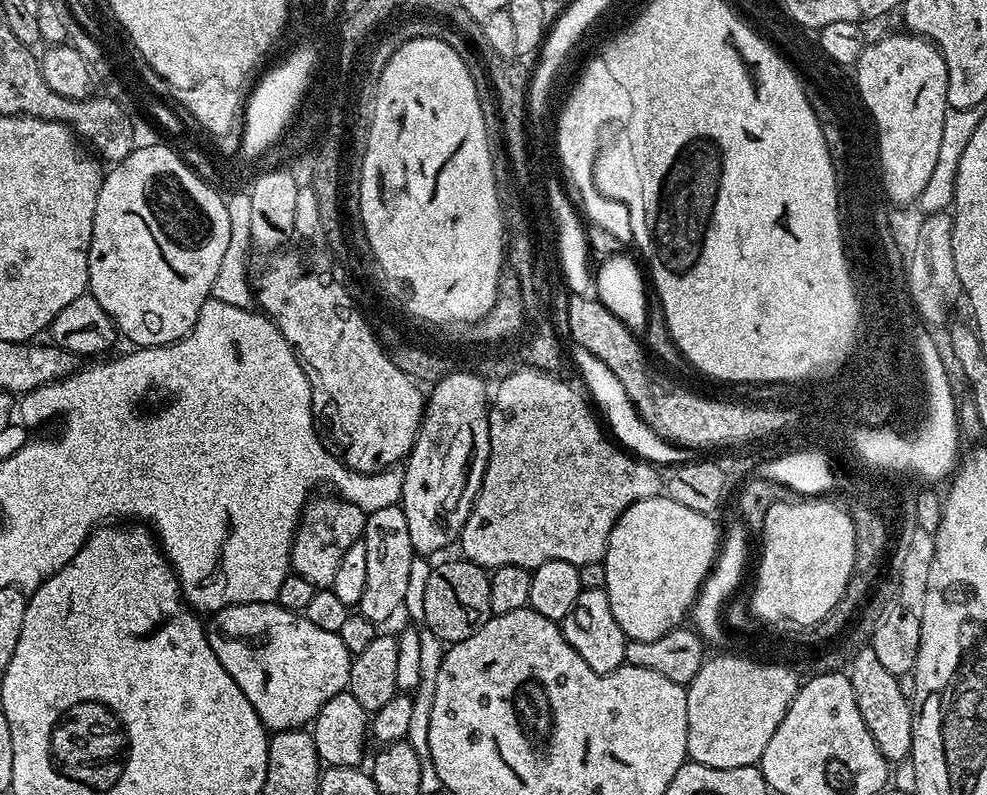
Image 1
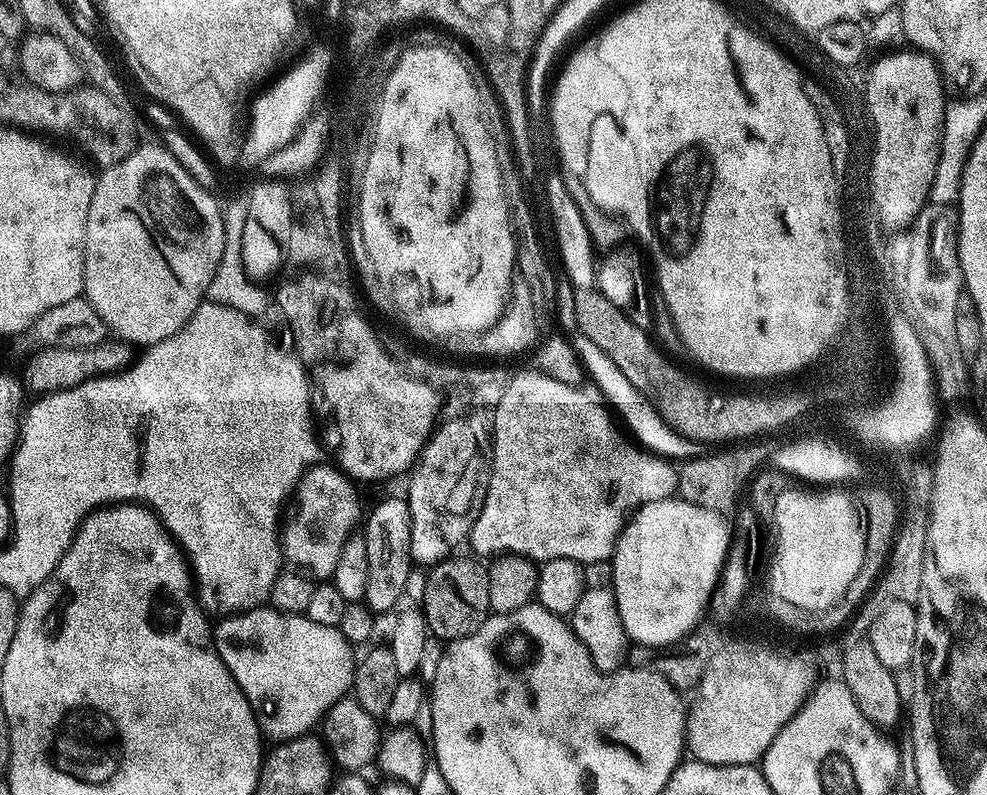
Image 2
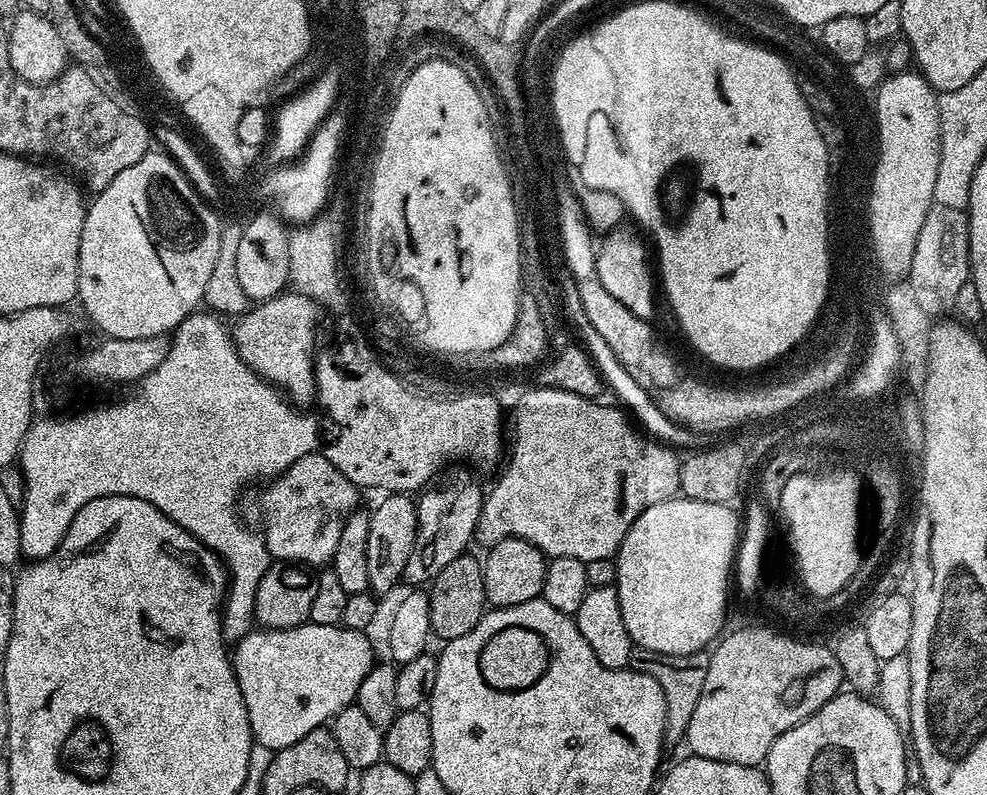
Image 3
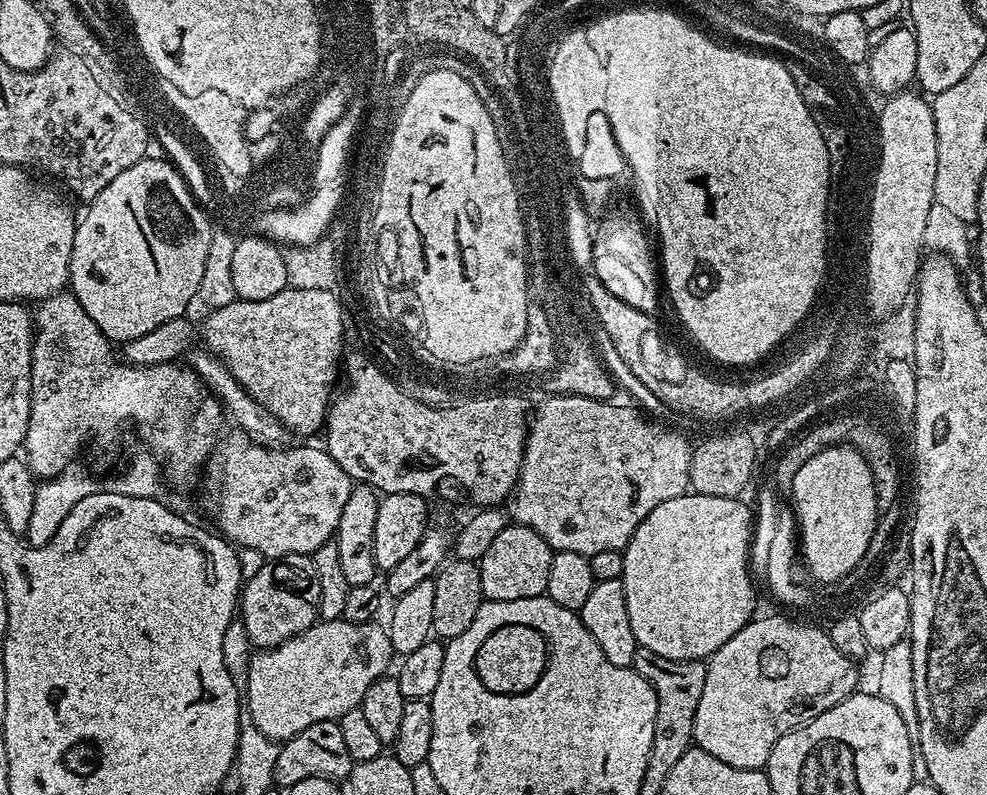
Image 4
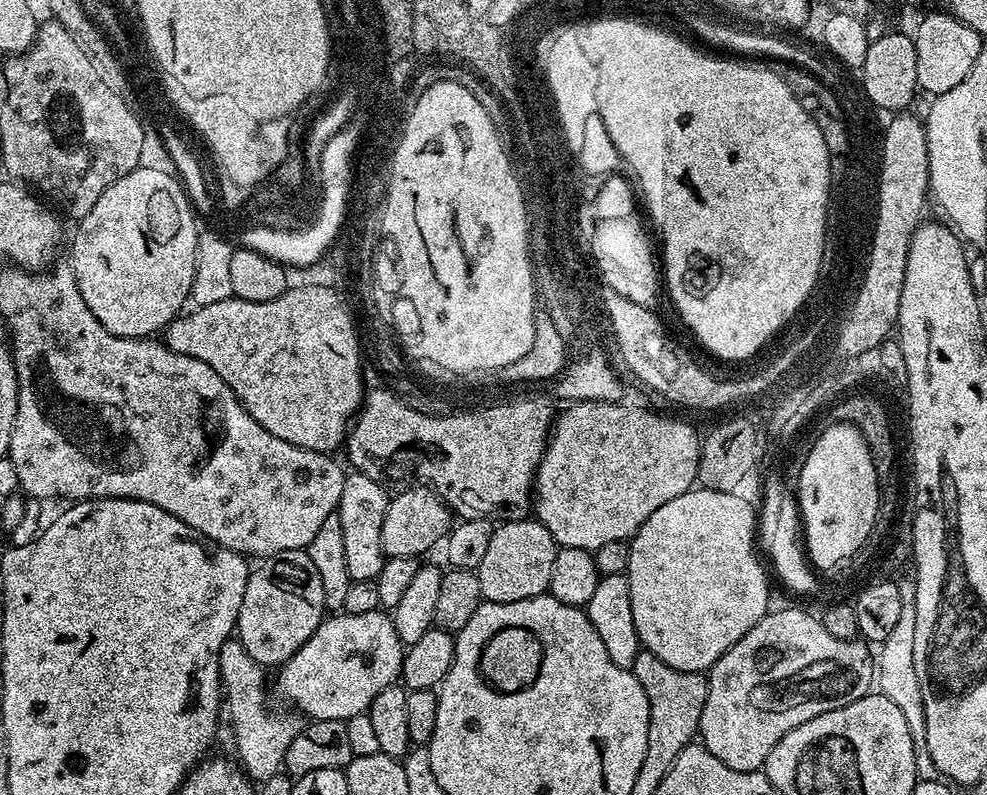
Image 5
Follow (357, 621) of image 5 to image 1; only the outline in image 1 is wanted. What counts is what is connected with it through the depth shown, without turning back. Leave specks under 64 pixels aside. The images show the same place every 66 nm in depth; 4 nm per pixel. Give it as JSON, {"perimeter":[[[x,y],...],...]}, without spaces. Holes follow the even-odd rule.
{"perimeter":[[[278,602],[270,604],[239,604],[211,613],[207,621],[208,641],[222,666],[238,682],[242,694],[250,698],[250,706],[258,714],[265,728],[272,732],[284,732],[288,728],[303,729],[315,720],[318,710],[334,698],[334,694],[345,691],[352,669],[353,653],[349,652],[346,642],[342,642],[339,632],[322,630],[314,626],[296,610],[284,608]]]}

